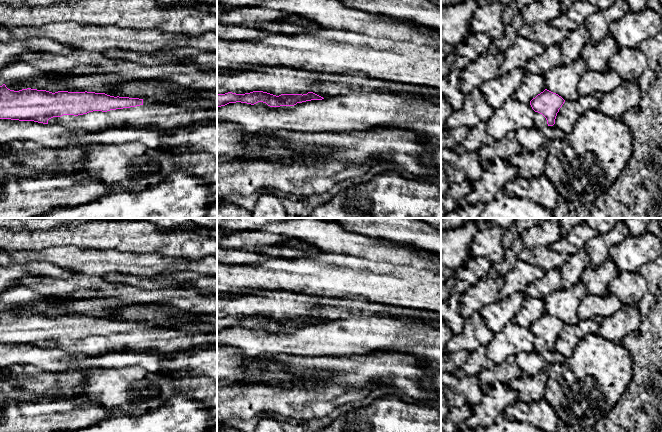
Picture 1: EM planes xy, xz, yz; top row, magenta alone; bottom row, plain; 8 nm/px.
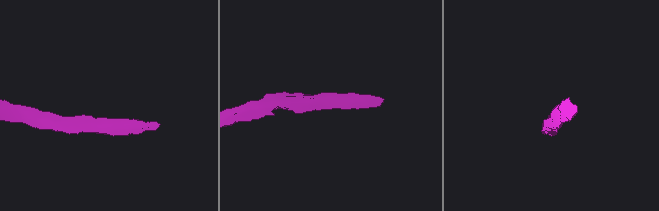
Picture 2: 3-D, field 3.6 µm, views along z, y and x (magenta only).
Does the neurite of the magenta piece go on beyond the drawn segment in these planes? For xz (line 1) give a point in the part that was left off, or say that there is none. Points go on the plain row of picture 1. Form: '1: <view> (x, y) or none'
1: none

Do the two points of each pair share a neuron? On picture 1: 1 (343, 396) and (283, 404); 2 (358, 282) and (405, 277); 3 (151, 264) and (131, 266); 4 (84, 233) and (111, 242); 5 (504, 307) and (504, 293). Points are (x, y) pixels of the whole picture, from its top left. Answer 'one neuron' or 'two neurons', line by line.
1: one neuron
2: one neuron
3: one neuron
4: one neuron
5: two neurons

